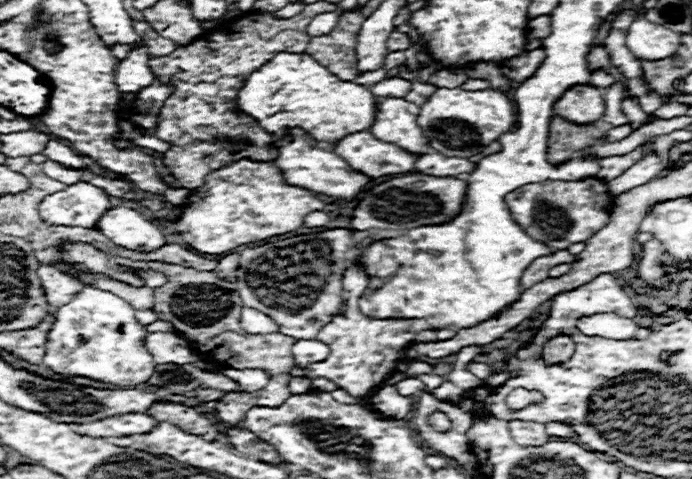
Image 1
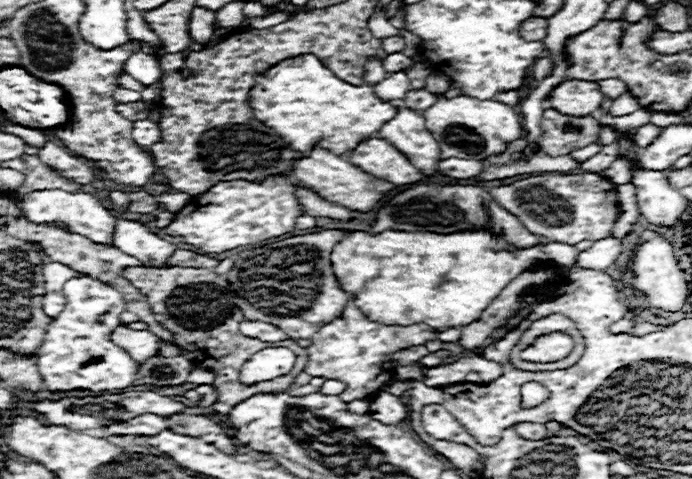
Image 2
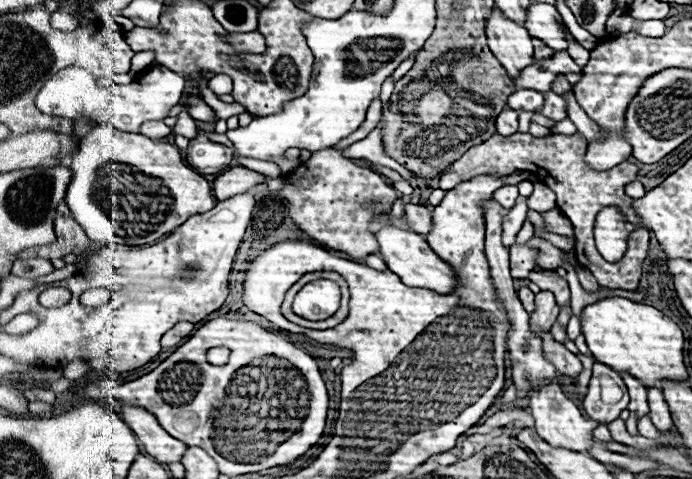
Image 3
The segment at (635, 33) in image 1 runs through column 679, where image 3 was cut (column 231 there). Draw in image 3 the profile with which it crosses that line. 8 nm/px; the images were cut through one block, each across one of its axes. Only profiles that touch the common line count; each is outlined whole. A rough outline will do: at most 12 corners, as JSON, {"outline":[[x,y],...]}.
{"outline":[[232,32],[228,44],[240,54],[266,50],[260,32]]}

